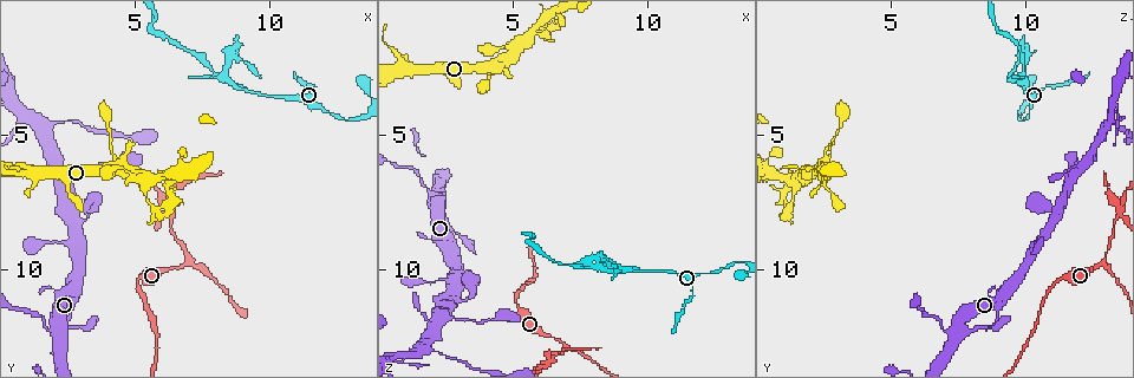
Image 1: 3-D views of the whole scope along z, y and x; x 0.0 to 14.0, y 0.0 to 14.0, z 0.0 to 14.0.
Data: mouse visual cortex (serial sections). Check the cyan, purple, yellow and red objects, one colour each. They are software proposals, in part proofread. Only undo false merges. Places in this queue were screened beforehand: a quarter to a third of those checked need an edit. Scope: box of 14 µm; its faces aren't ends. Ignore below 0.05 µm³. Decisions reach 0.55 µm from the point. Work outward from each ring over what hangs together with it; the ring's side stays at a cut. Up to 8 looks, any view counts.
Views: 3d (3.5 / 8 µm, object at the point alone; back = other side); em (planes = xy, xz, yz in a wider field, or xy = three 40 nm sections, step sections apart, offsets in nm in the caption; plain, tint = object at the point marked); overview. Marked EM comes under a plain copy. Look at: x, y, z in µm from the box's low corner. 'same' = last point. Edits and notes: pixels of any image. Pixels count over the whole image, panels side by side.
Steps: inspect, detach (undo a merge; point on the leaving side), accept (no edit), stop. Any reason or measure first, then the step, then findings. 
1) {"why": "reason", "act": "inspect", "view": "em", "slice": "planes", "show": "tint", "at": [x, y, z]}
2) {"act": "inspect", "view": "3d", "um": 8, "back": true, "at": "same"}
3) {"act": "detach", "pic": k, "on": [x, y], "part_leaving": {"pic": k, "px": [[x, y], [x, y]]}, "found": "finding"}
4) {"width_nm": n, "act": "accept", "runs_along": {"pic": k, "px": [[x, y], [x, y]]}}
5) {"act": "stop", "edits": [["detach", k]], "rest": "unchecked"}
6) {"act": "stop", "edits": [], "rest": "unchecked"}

{"why": "sharp bend", "act": "inspect", "view": "3d", "um": 3.5, "at": [8.6, 3.2, 10.0]}

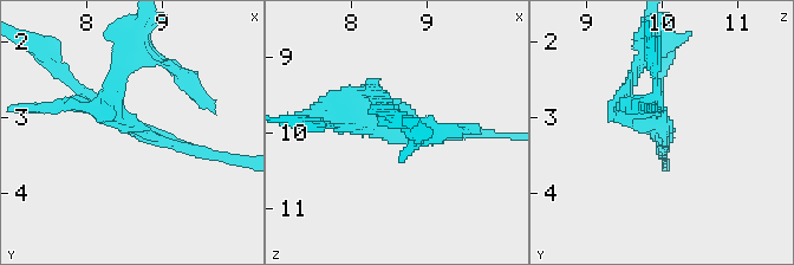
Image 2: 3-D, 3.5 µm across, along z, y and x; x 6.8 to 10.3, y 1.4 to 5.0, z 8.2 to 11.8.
{"arms": 3, "arm_widths_nm": [150, 150, 200], "act": "inspect", "view": "em", "slice": "xy", "step": 5, "show": "tint", "at": [8.60, 3.15, 10.00]}

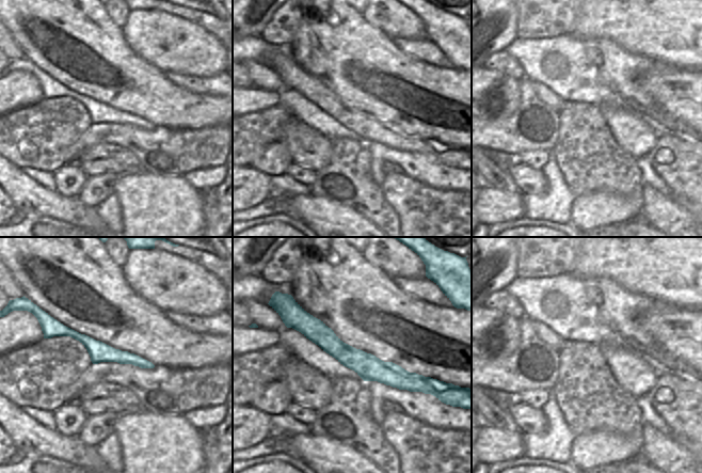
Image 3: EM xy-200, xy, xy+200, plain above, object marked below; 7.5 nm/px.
{"act": "detach", "pic": 2, "on": [116, 103], "found": "two cells meet here"}

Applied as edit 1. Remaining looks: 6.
{"act": "inspect", "view": "overview"}

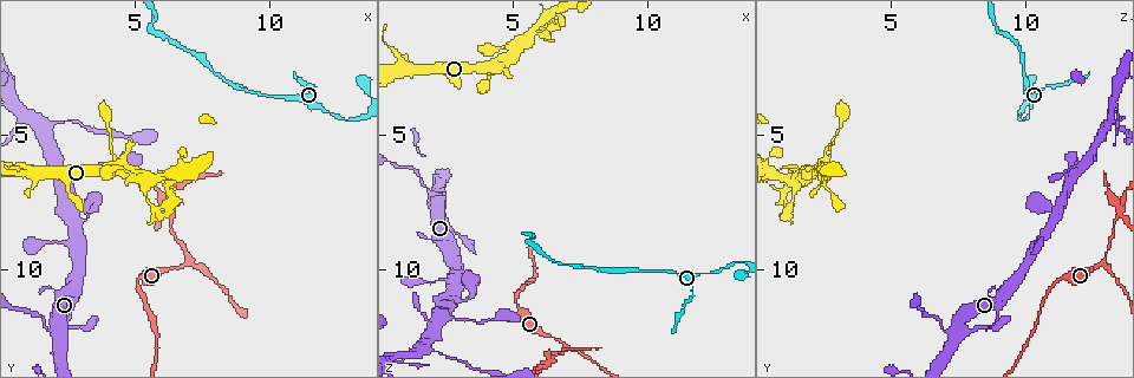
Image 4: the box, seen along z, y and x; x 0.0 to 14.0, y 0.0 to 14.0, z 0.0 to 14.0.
{"act": "inspect", "view": "em", "slice": "xy", "step": 1, "show": "tint", "at": [1.9, 4.8, 12.9]}

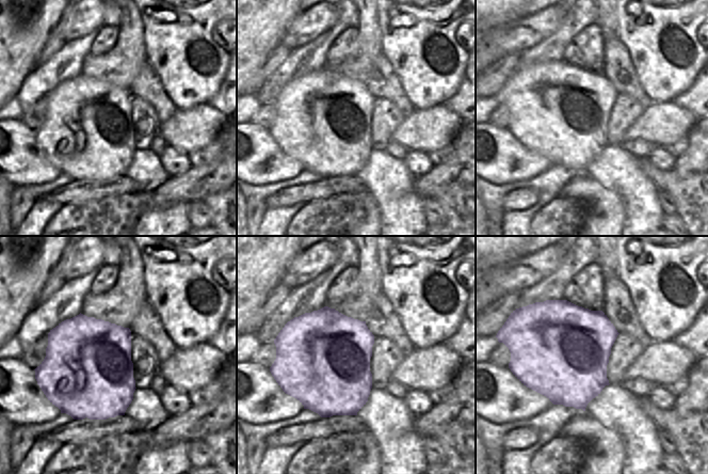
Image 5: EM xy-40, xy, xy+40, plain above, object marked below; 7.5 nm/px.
{"why": "wider look", "act": "inspect", "view": "3d", "um": 3.5, "at": "same"}

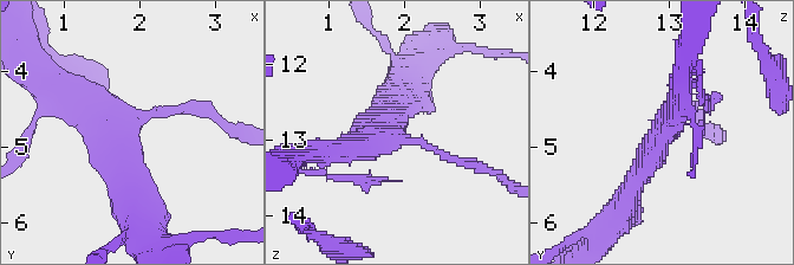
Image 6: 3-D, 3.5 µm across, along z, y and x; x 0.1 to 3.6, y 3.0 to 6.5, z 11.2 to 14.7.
{"arm_widths_nm": [100, 350, 350], "act": "accept", "runs_along": {"pic": 6, "px": [[131, 202], [124, 134], [63, 86]]}, "found": "all the same cell"}

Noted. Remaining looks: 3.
{"act": "inspect", "view": "3d", "um": 3.5, "back": true, "at": [5.1, 10.4, 11.1]}

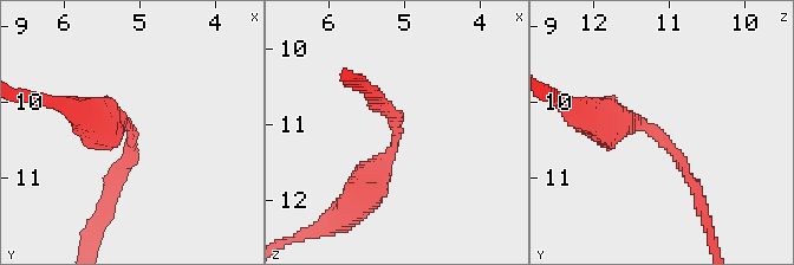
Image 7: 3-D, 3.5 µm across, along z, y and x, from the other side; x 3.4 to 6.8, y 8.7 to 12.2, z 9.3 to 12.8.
{"why": "now the EM", "act": "inspect", "view": "em", "slice": "xy", "step": 5, "show": "tint", "at": [5.10, 10.40, 11.15]}

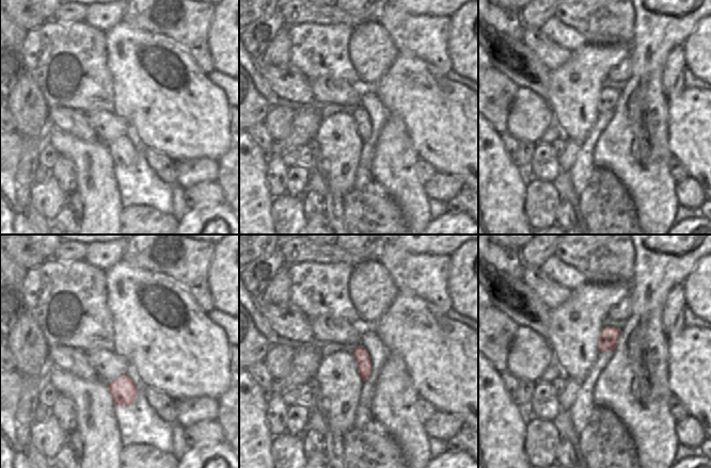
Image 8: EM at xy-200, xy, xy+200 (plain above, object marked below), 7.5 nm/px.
{"why": "another direction", "act": "inspect", "view": "em", "slice": "xy", "step": 1, "show": "tint", "at": "same"}

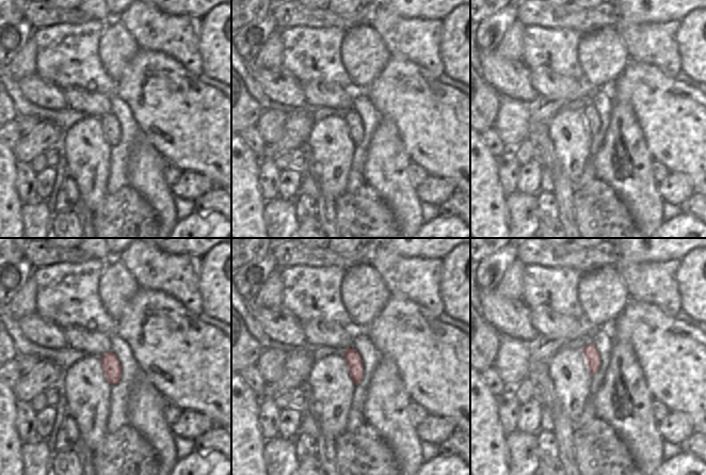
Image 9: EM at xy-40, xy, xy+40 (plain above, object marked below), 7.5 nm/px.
{"arm_widths_nm": [150, 450], "act": "accept", "runs_along": {"pic": 7, "px": [[592, 117], [652, 128], [697, 196]]}, "found": "one cell here"}

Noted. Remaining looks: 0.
{"act": "stop", "edits": [["detach", 2]], "rest": "unchecked"}

